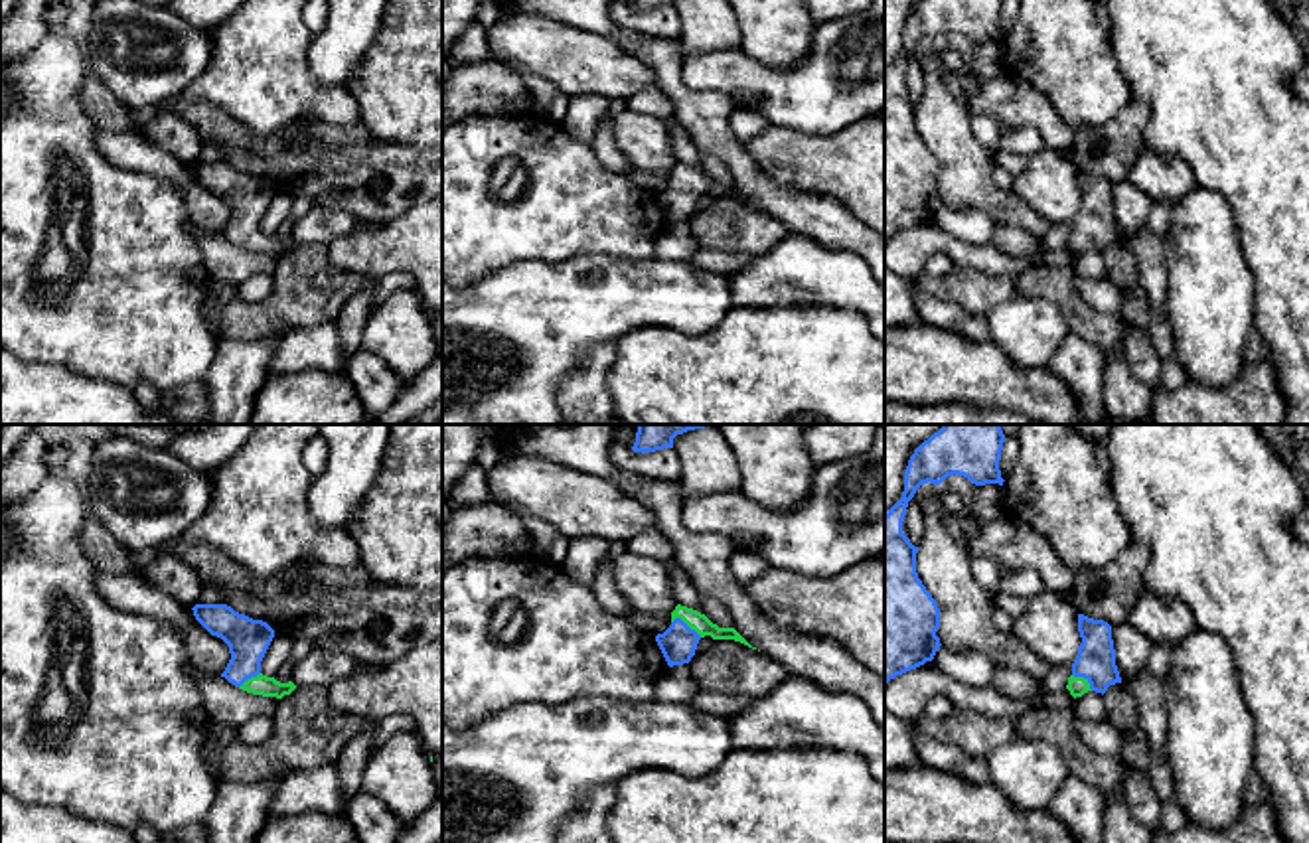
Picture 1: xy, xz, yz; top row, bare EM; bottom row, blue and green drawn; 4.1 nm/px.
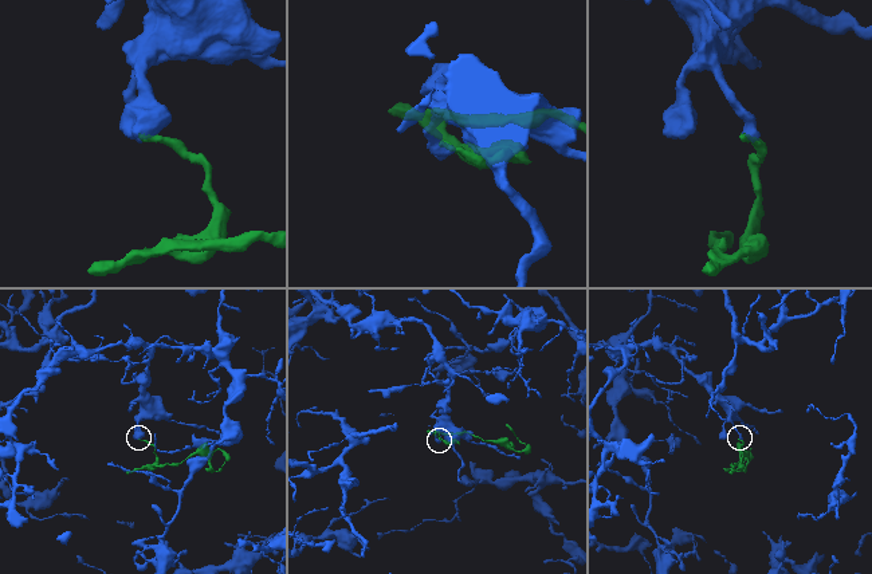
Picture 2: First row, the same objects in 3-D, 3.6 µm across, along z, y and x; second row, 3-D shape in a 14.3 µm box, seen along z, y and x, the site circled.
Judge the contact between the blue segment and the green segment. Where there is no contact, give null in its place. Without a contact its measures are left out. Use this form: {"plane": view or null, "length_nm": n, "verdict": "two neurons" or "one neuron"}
{"plane": "xz", "length_nm": 140, "verdict": "one neuron"}

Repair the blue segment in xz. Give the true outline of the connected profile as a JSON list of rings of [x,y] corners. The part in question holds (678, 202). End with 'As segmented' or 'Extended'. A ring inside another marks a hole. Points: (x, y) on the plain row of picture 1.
[[[677,162],[671,170],[671,184],[655,193],[655,199],[669,225],[689,221],[701,195],[734,197],[752,205],[734,186],[719,186],[705,172]]]. Extended

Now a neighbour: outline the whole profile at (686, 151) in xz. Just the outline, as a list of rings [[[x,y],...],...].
[[[669,118],[665,122],[667,122],[669,136],[671,136],[675,158],[681,164],[693,166],[703,172],[703,152],[689,138],[685,128],[675,118]]]

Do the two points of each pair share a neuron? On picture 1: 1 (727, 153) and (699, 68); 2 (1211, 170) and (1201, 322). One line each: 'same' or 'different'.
1: different
2: different

